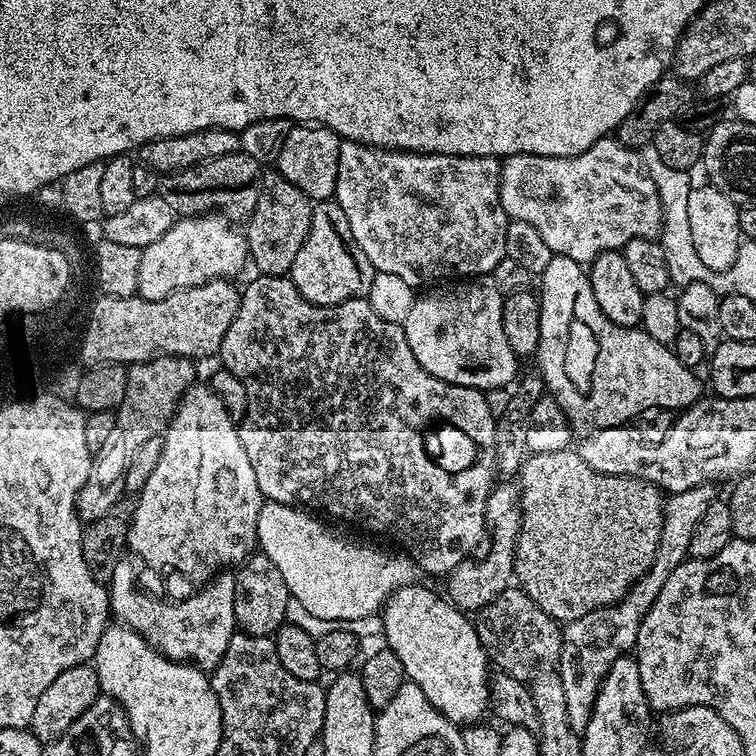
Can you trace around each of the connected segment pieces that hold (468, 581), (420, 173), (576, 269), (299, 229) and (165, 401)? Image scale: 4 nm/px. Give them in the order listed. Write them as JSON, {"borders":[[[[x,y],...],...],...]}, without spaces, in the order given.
{"borders":[[[[500,482],[486,498],[484,522],[493,544],[487,545],[488,553],[481,560],[464,560],[448,573],[447,599],[465,614],[479,613],[481,608],[498,599],[513,583],[516,571],[516,543],[520,537],[520,486],[516,482]]],[[[344,140],[338,154],[338,186],[334,199],[346,213],[346,219],[350,222],[350,231],[353,232],[358,246],[362,246],[362,254],[370,258],[377,272],[394,274],[414,290],[435,285],[437,282],[448,282],[453,278],[487,277],[496,269],[498,262],[506,259],[506,234],[510,221],[500,201],[500,165],[501,161],[495,156],[439,156],[433,152],[401,152],[391,148],[371,148],[369,144]]],[[[553,255],[539,280],[540,341],[534,363],[573,429],[619,428],[647,408],[683,410],[700,399],[697,373],[682,366],[669,345],[654,342],[639,326],[623,328],[602,314],[585,265]]],[[[279,171],[263,177],[258,190],[258,202],[254,205],[252,215],[246,221],[246,243],[250,264],[261,276],[288,276],[294,266],[294,258],[298,250],[302,250],[302,242],[306,242],[306,234],[310,234],[310,218],[313,201],[308,199],[294,182],[281,176]]],[[[161,354],[151,360],[143,360],[140,364],[133,364],[127,369],[126,394],[115,411],[114,431],[102,445],[102,450],[94,453],[90,474],[76,495],[76,515],[81,521],[97,520],[125,495],[121,481],[126,474],[126,466],[130,466],[130,458],[134,458],[134,450],[138,450],[142,442],[160,436],[167,429],[185,390],[191,388],[197,379],[196,368],[192,364],[195,363],[186,356]]]]}

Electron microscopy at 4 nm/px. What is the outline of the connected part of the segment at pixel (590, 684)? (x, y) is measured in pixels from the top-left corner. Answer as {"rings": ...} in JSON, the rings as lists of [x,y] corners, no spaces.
{"rings":[[[707,483],[685,492],[671,493],[664,501],[662,538],[648,573],[618,603],[611,604],[609,608],[599,608],[597,612],[591,612],[577,620],[569,620],[563,625],[564,645],[560,648],[558,671],[562,678],[562,691],[566,693],[570,726],[577,734],[583,733],[588,725],[596,695],[600,692],[600,683],[604,681],[604,675],[610,670],[610,666],[619,656],[635,649],[640,624],[652,603],[658,598],[662,586],[666,586],[666,578],[670,578],[672,571],[689,559],[688,547],[694,534],[694,526],[702,522],[706,506],[710,506],[718,496],[718,492],[712,488],[715,487]]]}

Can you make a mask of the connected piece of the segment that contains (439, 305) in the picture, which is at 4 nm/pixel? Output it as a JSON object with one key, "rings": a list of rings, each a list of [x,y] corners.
{"rings":[[[452,282],[417,295],[402,325],[406,342],[414,350],[414,358],[434,378],[481,390],[511,385],[518,376],[518,358],[502,330],[501,301],[484,304],[483,294],[468,284]]]}

